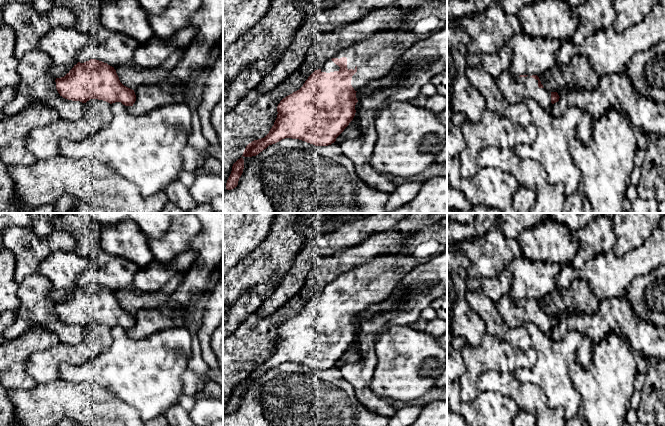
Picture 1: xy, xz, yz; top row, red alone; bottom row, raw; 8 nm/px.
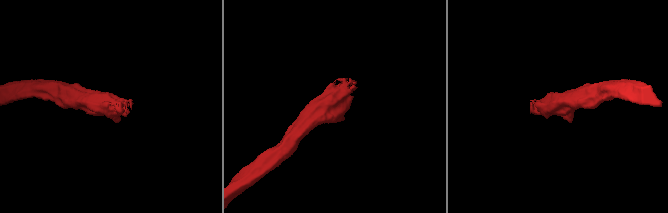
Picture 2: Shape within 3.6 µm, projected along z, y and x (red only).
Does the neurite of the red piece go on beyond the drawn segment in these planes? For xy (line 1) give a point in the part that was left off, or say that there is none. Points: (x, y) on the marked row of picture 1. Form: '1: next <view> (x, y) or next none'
1: next none

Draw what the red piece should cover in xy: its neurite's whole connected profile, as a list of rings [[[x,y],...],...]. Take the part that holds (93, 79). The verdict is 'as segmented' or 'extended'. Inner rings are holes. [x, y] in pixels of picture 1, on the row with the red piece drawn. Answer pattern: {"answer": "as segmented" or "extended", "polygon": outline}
{"answer": "as segmented", "polygon": [[[96,59],[78,62],[55,82],[60,96],[72,101],[86,103],[98,99],[110,104],[121,102],[125,106],[133,106],[136,101],[134,90],[120,82],[114,67]]]}

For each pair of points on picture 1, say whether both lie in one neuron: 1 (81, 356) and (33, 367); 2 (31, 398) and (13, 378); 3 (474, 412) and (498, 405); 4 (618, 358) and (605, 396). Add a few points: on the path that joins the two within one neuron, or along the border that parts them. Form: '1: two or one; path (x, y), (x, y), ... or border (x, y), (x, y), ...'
1: one; path (69, 356), (54, 356), (45, 364)
2: two; border (38, 384), (28, 389), (10, 389)
3: one; path (480, 412), (492, 411)
4: one; path (613, 367), (606, 387)

